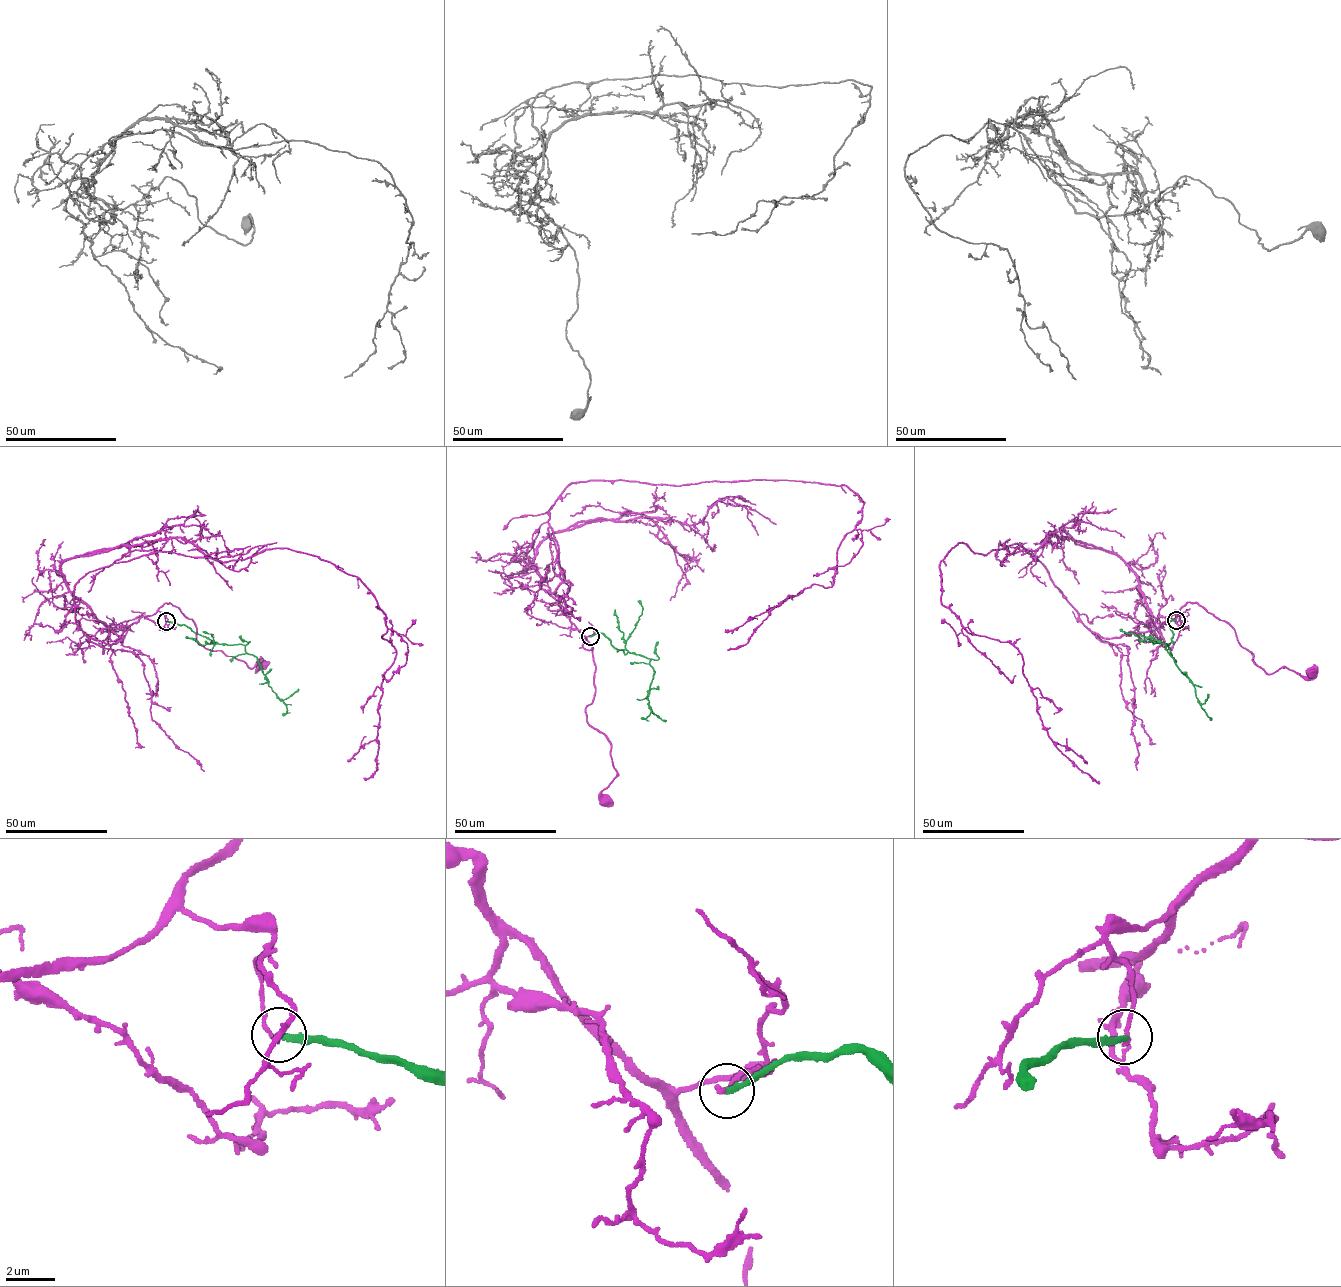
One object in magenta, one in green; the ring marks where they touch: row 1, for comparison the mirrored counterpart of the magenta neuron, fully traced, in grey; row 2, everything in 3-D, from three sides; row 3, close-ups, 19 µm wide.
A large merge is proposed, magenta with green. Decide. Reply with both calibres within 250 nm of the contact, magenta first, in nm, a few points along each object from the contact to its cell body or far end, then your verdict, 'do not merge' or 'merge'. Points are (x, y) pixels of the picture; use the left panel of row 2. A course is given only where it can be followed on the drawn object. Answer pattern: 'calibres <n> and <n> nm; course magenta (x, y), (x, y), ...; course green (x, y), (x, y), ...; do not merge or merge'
calibres 180 and 240 nm; course magenta (166, 622), (158, 610), (169, 603), (192, 620), (198, 643), (250, 668), (261, 660), (259, 665); course green (166, 621), (186, 625), (215, 642), (244, 645), (286, 704), (287, 711), (282, 715); do not merge

